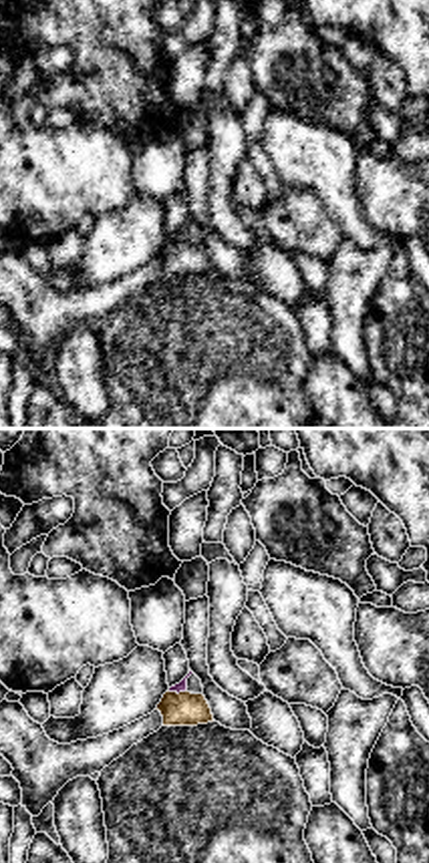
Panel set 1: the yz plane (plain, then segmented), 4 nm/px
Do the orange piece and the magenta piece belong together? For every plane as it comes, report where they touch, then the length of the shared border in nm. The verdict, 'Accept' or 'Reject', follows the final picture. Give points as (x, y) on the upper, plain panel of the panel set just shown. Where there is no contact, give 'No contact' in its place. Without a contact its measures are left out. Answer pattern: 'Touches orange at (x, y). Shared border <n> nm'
Touches orange at (176, 242). Shared border 80 nm

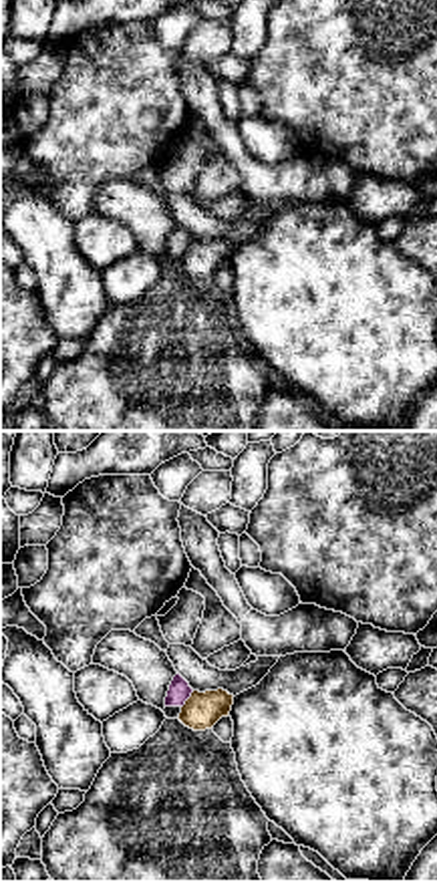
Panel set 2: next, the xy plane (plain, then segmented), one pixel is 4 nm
Touches orange at (188, 248). Shared border 90 nm

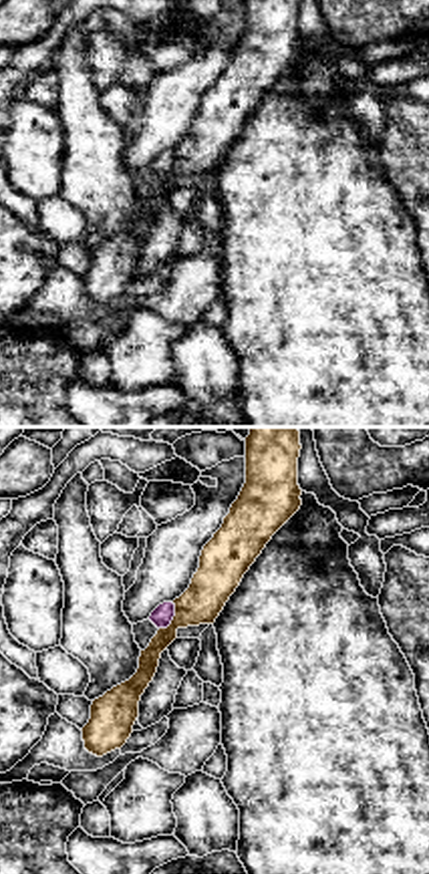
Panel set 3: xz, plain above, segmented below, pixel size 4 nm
Touches orange at (174, 168). Shared border 130 nm

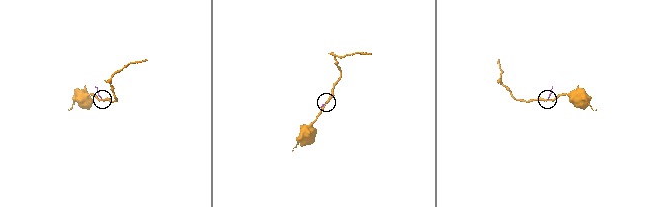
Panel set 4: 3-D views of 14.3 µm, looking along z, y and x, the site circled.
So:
Reject

